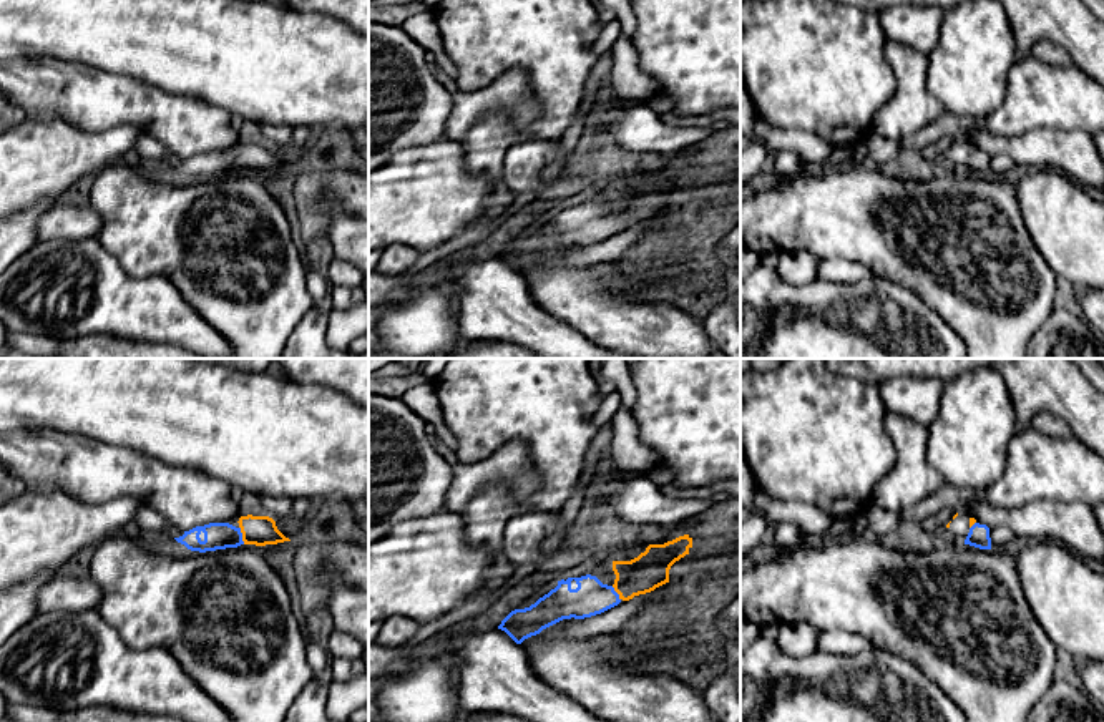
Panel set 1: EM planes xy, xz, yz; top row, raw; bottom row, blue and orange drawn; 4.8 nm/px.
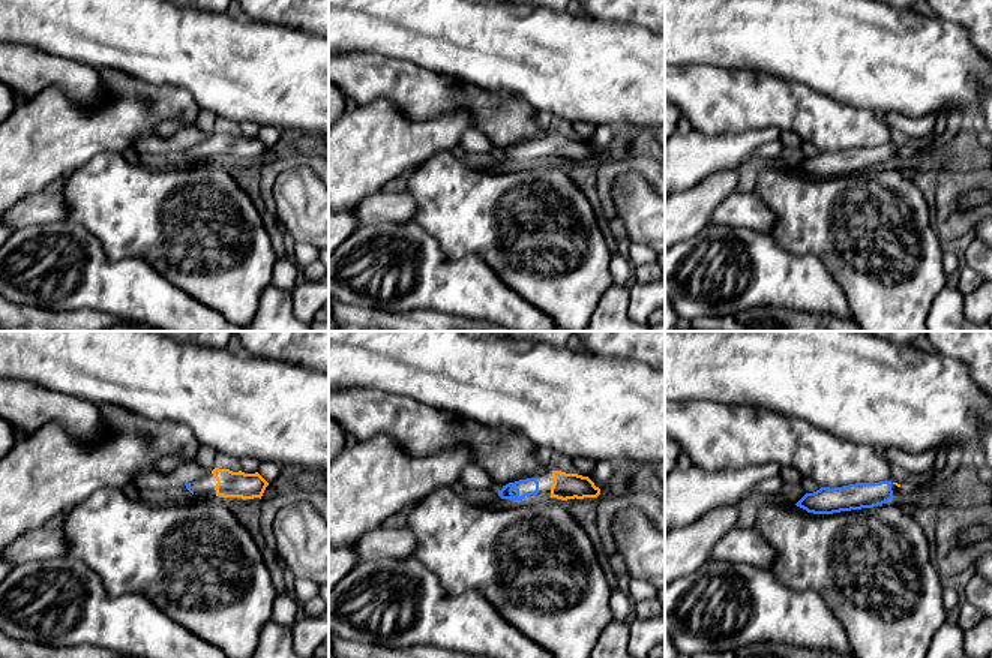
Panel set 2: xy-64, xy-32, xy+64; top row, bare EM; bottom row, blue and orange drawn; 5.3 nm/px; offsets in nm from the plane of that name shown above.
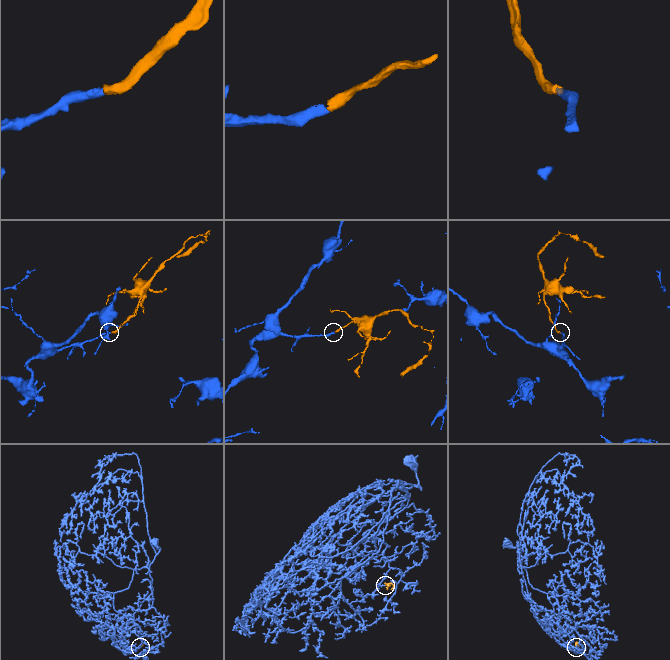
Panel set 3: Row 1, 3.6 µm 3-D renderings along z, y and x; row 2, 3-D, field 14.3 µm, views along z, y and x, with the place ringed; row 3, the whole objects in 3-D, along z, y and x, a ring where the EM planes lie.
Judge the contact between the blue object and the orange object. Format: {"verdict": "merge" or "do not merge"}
{"verdict": "merge"}

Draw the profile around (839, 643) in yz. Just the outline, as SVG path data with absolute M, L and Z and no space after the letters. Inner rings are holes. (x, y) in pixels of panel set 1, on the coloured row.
M820 631L817 651L837 656L855 656L865 649L873 647L872 642L860 636L843 631Z

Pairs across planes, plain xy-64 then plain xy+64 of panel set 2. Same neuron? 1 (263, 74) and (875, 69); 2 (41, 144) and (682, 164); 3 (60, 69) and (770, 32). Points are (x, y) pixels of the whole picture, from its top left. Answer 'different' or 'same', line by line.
1: same
2: same
3: different

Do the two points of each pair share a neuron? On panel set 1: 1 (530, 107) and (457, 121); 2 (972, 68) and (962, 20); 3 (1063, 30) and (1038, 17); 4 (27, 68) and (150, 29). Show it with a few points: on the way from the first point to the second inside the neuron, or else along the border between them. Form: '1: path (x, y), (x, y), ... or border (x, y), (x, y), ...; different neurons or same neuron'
1: path (512, 102), (482, 102), (475, 105); same neuron
2: path (970, 57), (970, 43), (965, 32); same neuron
3: path (1056, 24), (1045, 17); same neuron
4: border (17, 58), (57, 57), (88, 63), (95, 68); different neurons

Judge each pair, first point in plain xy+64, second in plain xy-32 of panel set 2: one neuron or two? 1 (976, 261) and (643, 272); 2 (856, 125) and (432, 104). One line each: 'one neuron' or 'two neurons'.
1: two neurons
2: one neuron

